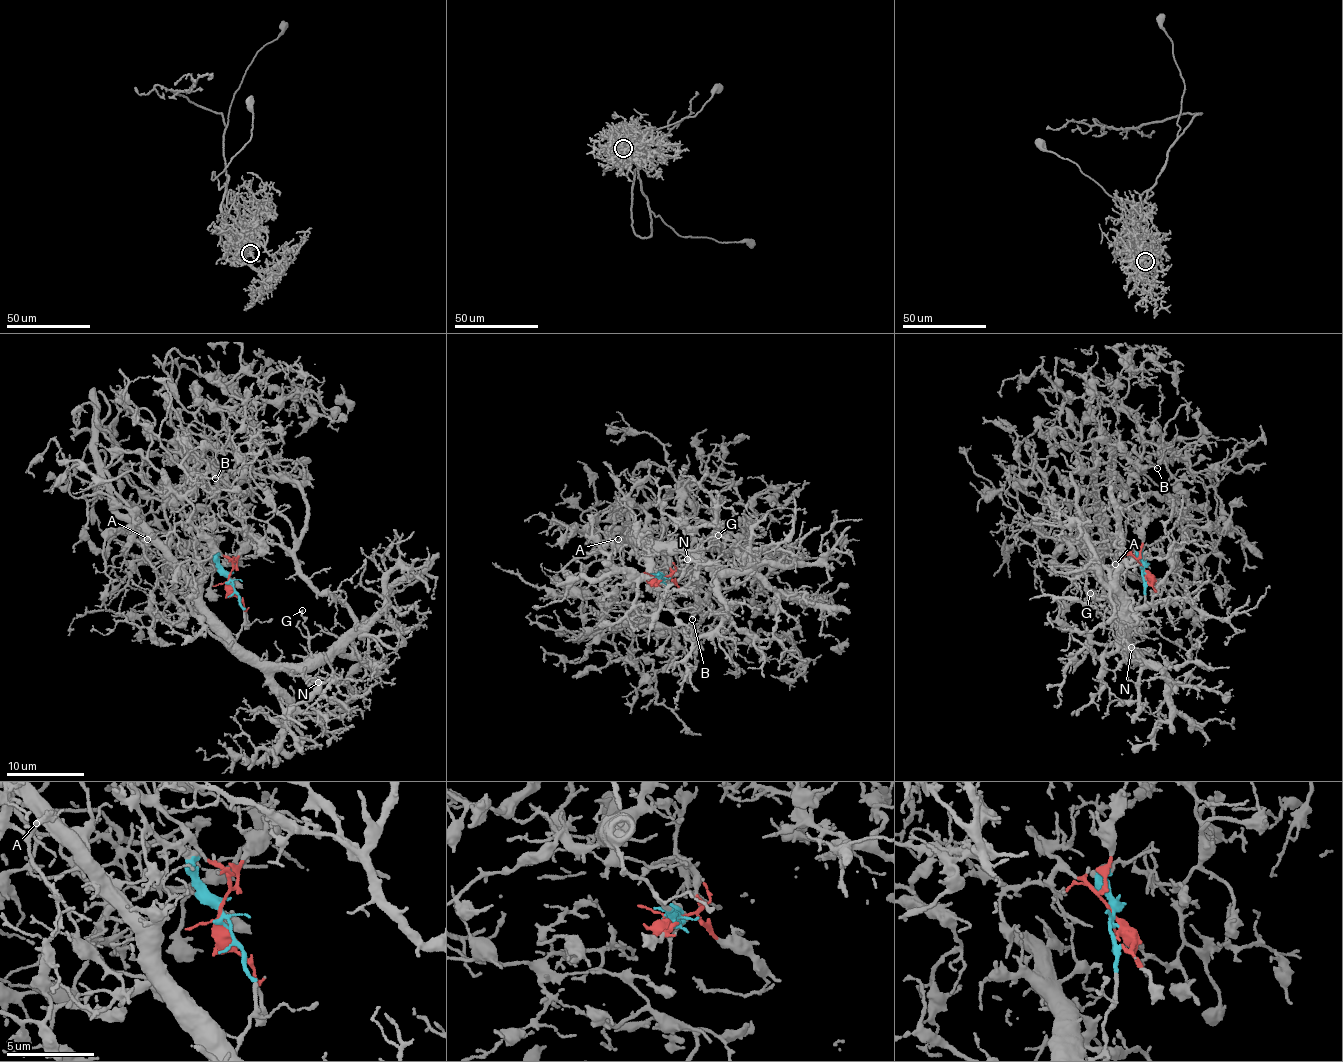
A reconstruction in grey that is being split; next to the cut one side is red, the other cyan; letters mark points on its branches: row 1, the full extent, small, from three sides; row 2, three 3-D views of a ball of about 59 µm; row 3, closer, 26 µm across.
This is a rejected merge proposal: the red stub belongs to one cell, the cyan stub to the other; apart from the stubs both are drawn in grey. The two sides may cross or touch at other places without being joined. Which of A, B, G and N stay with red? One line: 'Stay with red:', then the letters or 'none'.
Stay with red: A, B

